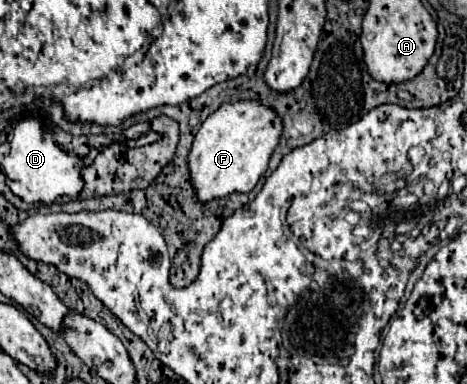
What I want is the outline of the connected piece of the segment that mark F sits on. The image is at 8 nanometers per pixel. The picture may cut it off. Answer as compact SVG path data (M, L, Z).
M258 99L222 103L198 129L188 155L192 185L198 201L226 197L230 193L250 193L268 169L272 151L282 135L280 115Z

